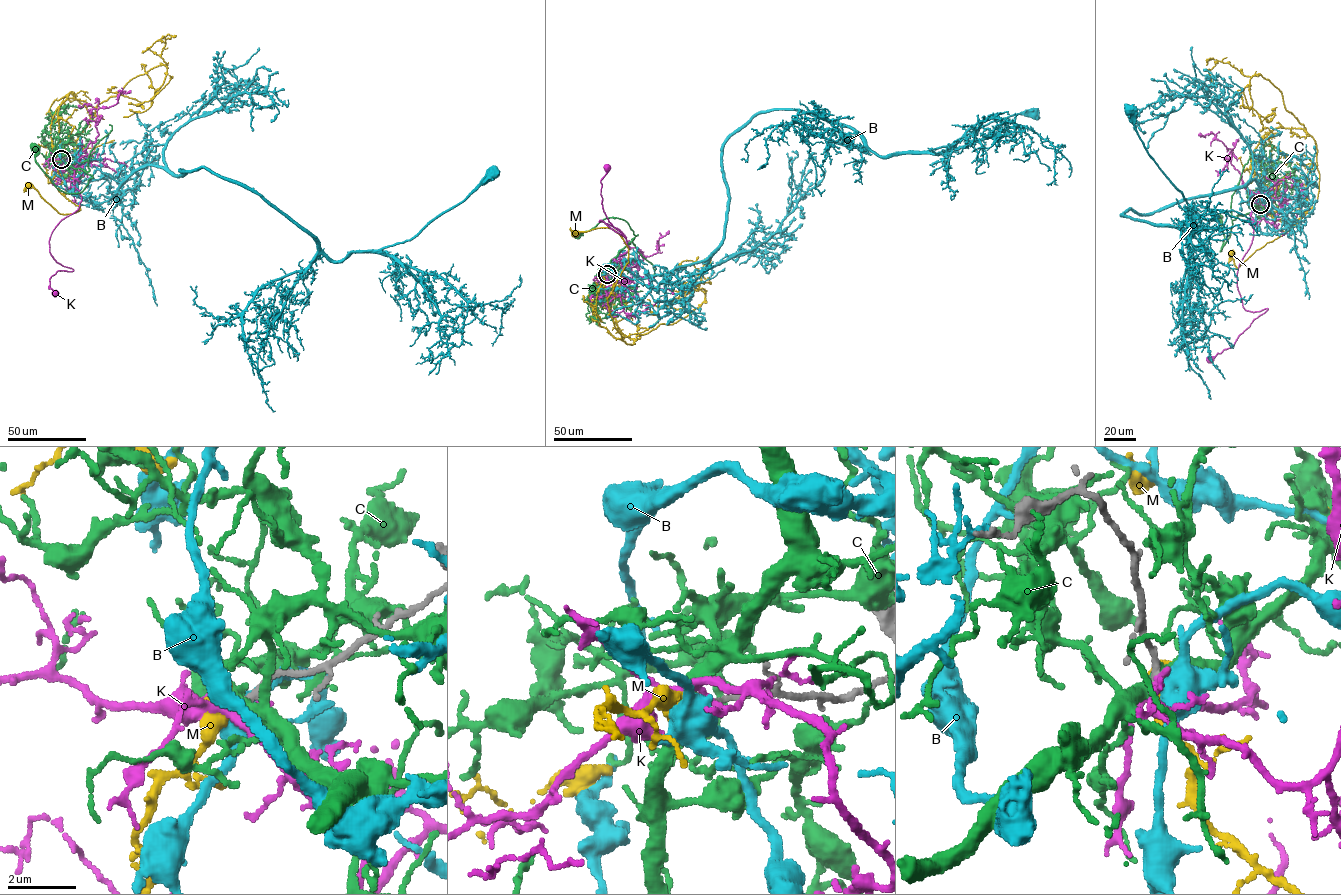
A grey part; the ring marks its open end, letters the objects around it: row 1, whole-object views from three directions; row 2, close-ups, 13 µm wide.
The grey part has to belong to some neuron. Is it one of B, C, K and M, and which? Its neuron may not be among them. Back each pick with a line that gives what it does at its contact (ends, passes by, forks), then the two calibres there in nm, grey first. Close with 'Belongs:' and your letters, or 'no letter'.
M: it passes by; 180 nm thick on the grey side, 200 nm on the other
Belongs: M

